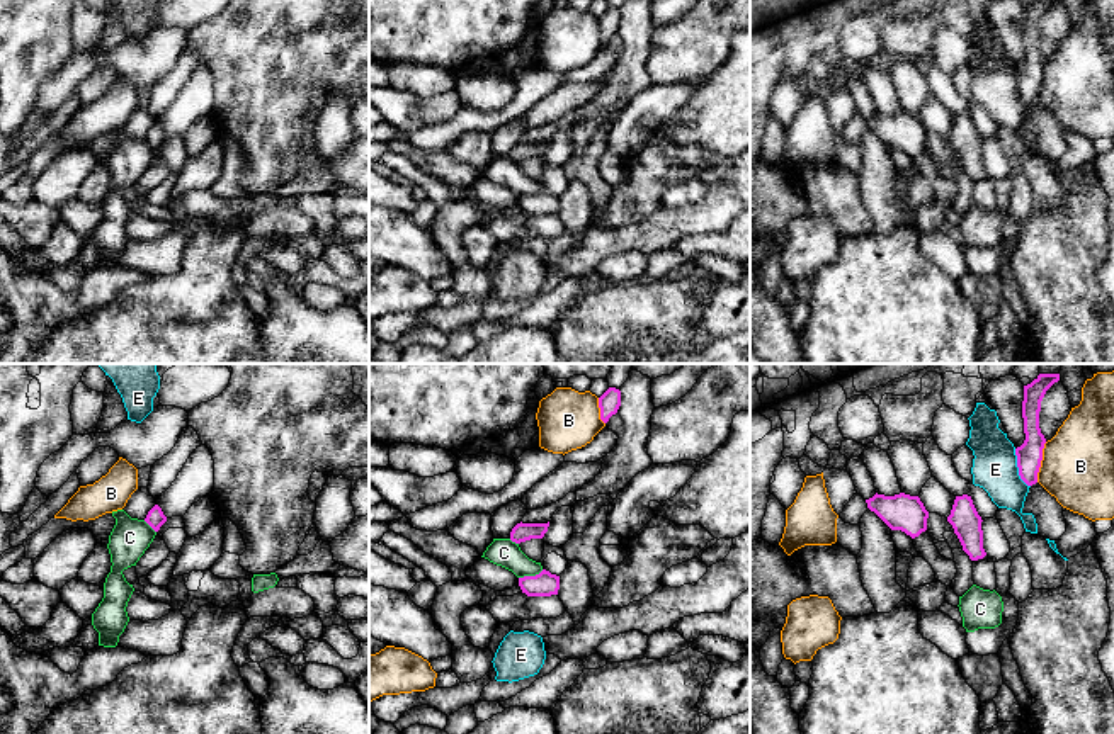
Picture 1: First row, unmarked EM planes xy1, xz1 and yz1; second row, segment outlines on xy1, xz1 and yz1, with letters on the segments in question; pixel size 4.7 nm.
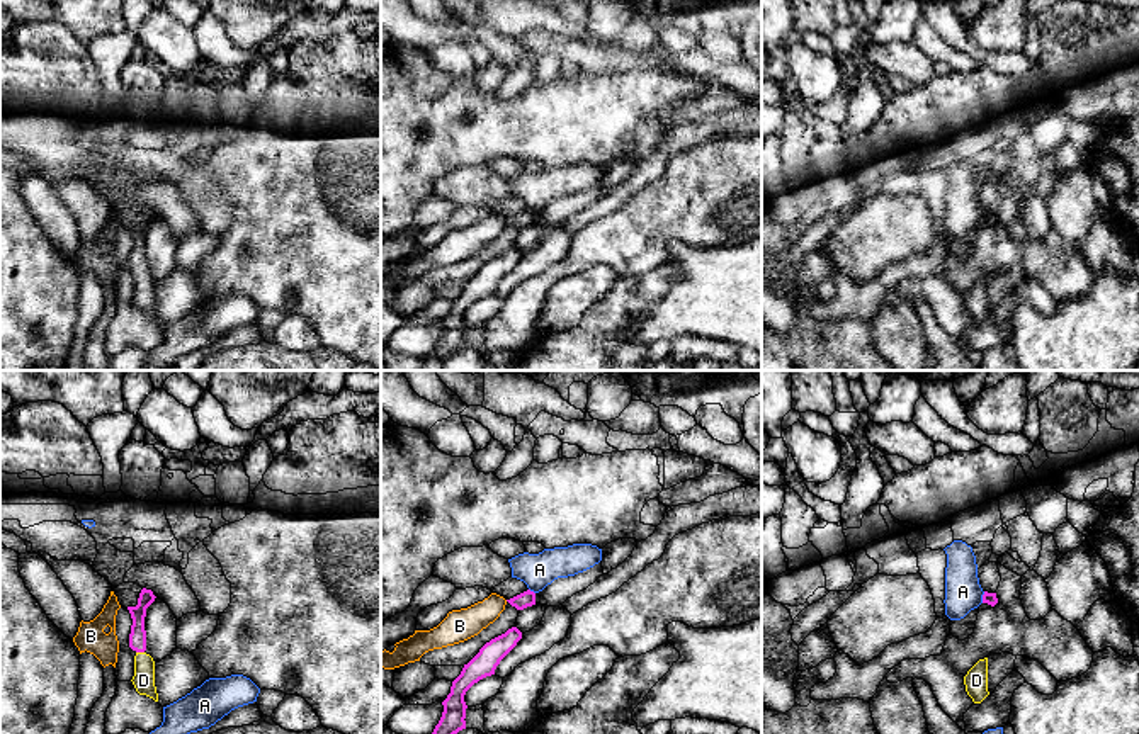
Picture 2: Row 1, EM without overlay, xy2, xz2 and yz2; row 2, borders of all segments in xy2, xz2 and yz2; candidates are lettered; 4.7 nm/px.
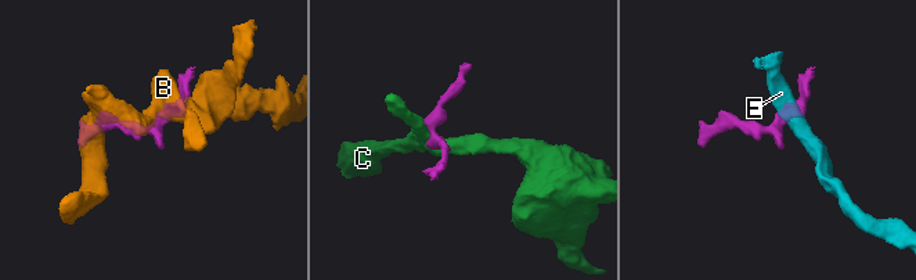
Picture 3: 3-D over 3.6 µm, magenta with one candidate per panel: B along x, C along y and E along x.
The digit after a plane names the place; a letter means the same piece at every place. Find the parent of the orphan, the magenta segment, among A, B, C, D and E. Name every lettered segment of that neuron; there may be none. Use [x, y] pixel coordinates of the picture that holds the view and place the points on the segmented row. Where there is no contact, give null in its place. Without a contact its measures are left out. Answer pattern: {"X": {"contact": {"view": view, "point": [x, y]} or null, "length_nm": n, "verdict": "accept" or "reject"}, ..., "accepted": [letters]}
{"A": {"contact": {"view": "xz2", "point": [532, 592]}, "length_nm": 40, "verdict": "reject"}, "B": {"contact": {"view": "yz1", "point": [1040, 462]}, "length_nm": 200, "verdict": "reject"}, "C": {"contact": {"view": "xz1", "point": [531, 576]}, "length_nm": 130, "verdict": "accept"}, "D": {"contact": {"view": "xy2", "point": [140, 651]}, "length_nm": 40, "verdict": "reject"}, "E": {"contact": {"view": "yz1", "point": [1017, 466]}, "length_nm": 200, "verdict": "reject"}, "accepted": ["C"]}

